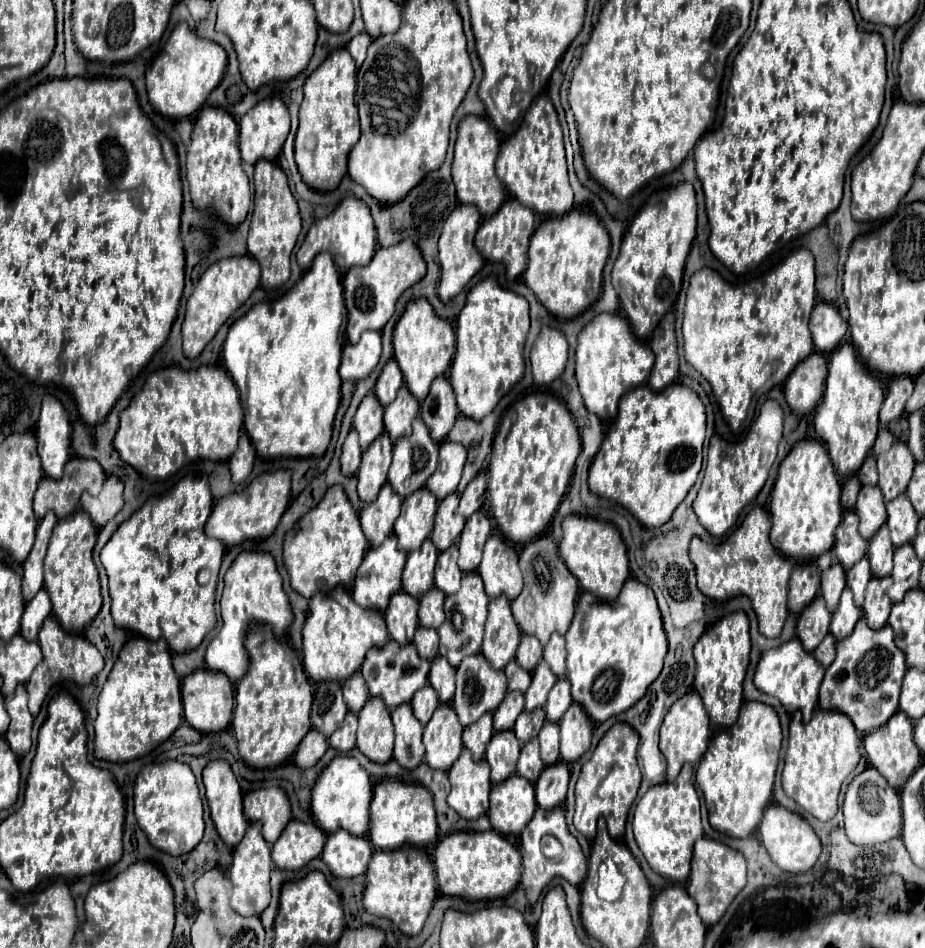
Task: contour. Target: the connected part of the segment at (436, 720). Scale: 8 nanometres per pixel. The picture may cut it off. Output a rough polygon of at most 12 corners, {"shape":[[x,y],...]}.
{"shape":[[450,704],[424,726],[426,764],[448,770],[462,750]]}

